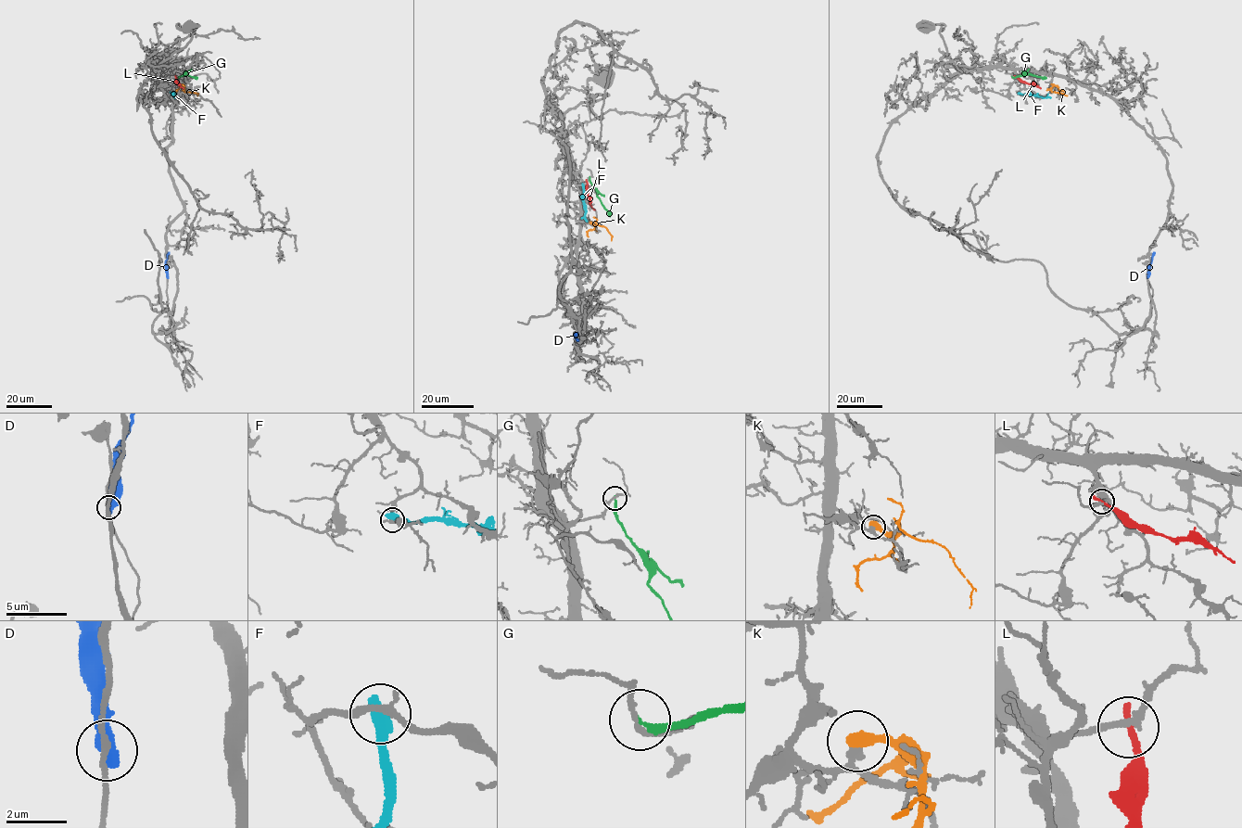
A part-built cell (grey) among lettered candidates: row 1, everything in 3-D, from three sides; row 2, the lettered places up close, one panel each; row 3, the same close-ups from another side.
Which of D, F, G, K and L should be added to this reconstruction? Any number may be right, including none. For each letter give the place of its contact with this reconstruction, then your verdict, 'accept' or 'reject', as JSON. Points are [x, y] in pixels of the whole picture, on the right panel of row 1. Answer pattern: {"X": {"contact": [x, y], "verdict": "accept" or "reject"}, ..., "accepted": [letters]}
{"D": {"contact": [1147, 277], "verdict": "reject"}, "F": {"contact": [1019, 94], "verdict": "reject"}, "G": {"contact": [1012, 77], "verdict": "reject"}, "K": {"contact": [1052, 84], "verdict": "reject"}, "L": {"contact": [1016, 77], "verdict": "reject"}, "accepted": []}

